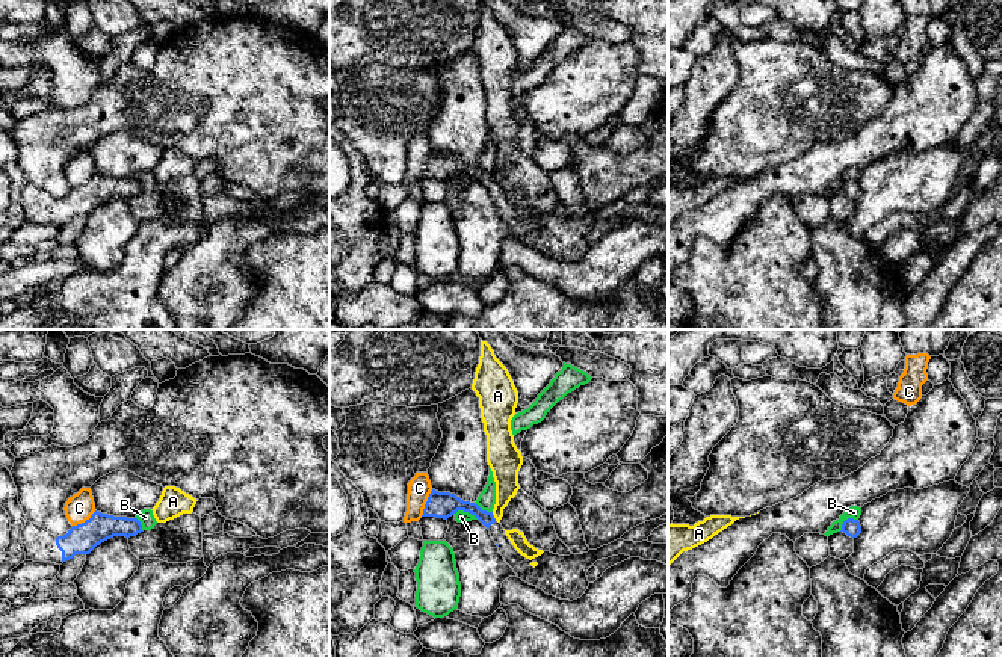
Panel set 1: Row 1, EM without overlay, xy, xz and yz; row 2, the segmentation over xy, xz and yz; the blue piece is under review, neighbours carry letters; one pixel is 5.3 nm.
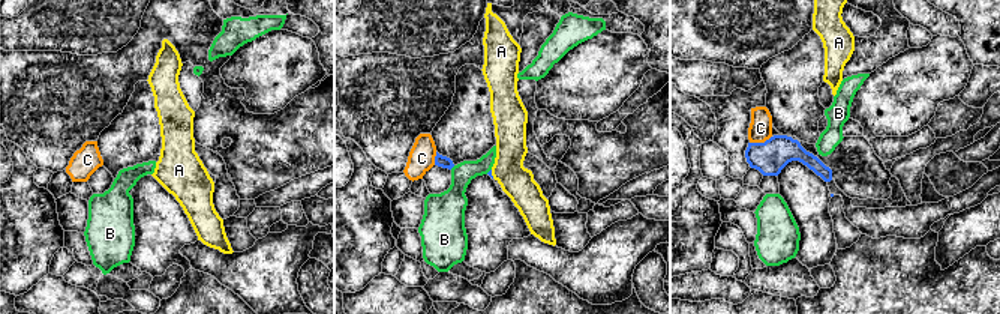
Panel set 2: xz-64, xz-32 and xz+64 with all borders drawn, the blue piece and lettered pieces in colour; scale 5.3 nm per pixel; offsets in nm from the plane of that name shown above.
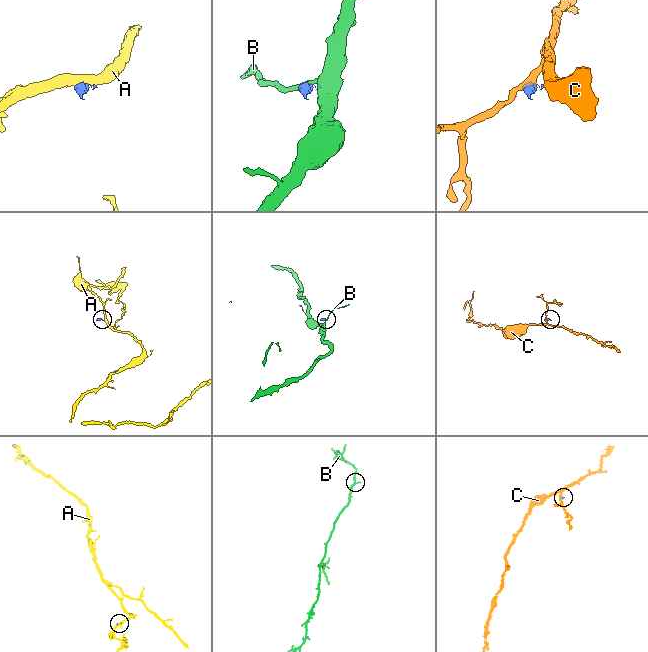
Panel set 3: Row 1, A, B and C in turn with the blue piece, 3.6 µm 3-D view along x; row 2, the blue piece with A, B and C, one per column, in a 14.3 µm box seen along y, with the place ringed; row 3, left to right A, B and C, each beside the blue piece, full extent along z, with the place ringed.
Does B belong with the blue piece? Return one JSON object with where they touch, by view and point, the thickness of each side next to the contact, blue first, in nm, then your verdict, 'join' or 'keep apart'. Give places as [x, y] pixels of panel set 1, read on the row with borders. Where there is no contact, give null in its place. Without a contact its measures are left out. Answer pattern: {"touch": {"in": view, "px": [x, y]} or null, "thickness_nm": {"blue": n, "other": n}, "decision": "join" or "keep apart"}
{"touch": {"in": "xz", "px": [466, 511]}, "thickness_nm": {"blue": 140, "other": 60}, "decision": "keep apart"}

